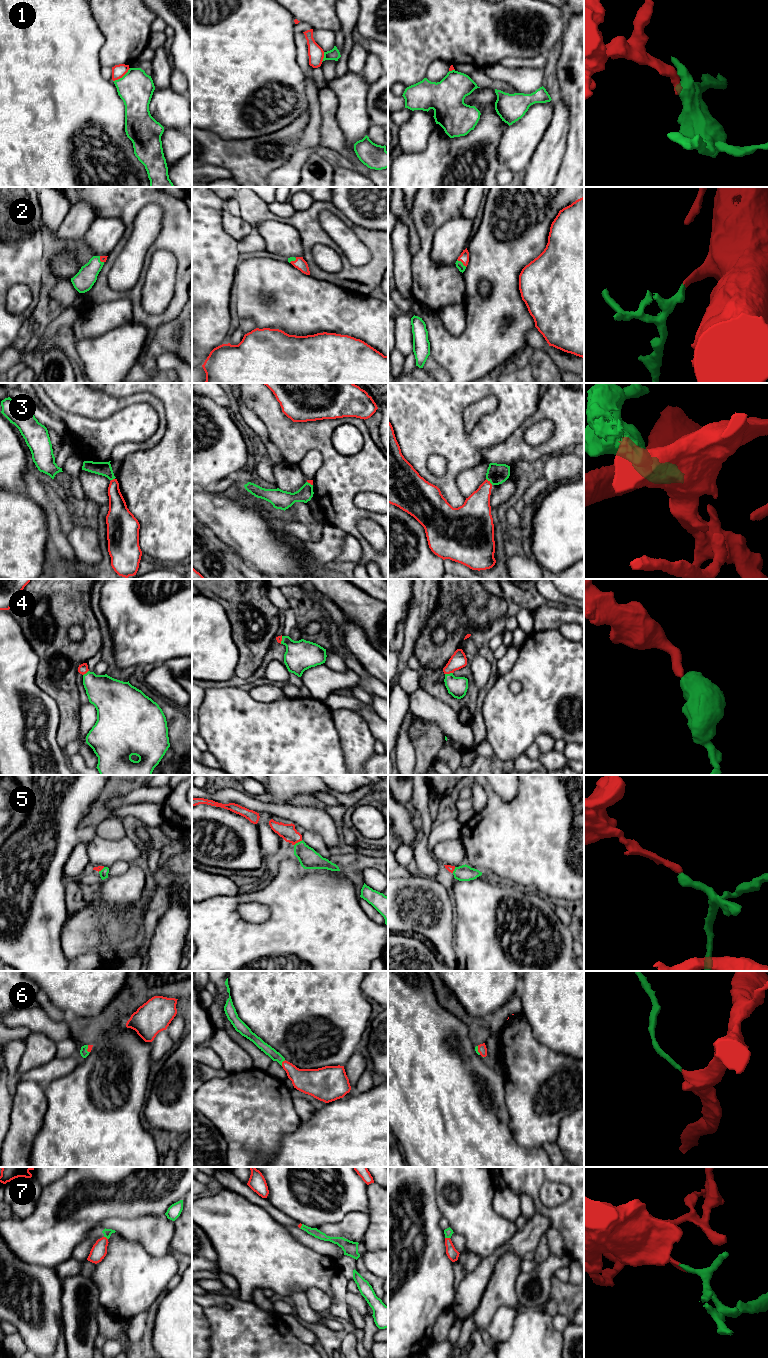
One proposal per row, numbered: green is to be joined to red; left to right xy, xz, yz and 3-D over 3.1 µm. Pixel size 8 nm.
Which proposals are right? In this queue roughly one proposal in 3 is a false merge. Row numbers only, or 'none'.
2, 3, 4, 5, 6

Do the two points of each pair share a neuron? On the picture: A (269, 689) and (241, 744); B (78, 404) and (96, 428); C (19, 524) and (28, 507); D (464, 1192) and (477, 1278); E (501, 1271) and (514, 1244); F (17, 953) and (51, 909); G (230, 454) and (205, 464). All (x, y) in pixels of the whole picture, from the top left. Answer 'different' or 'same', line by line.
A: different
B: different
C: same
D: different
E: different
F: same
G: same

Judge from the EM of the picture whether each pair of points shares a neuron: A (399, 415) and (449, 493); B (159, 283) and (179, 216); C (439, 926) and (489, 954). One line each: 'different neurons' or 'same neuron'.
A: same neuron
B: different neurons
C: different neurons

